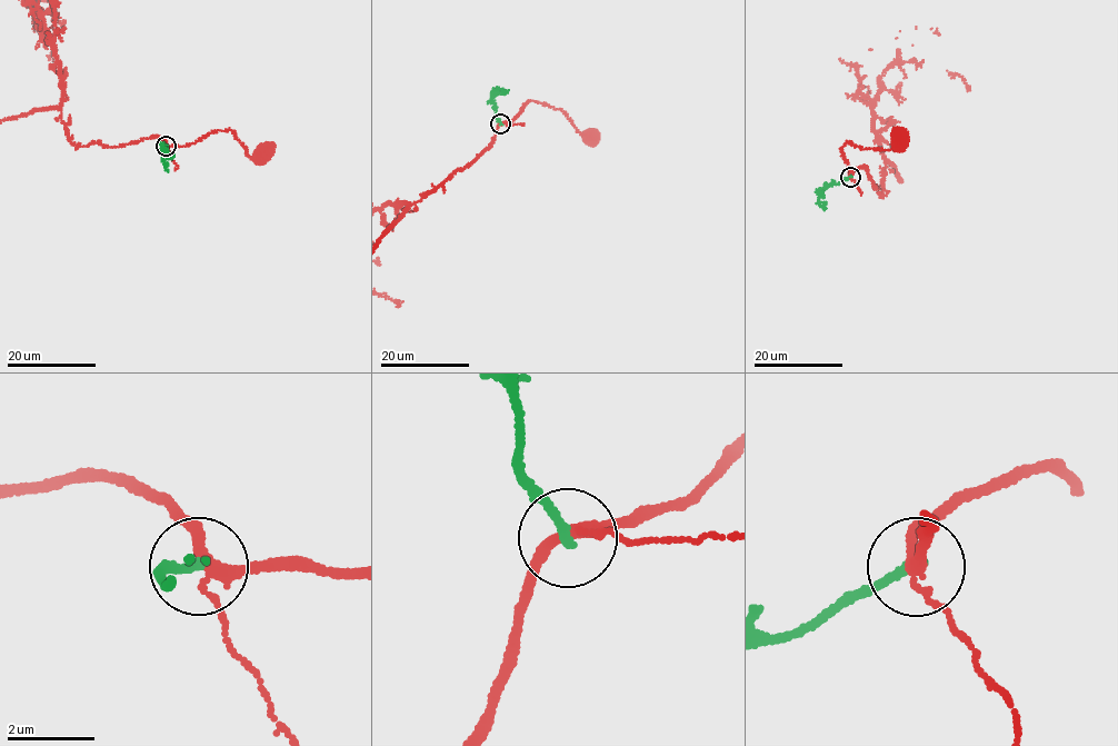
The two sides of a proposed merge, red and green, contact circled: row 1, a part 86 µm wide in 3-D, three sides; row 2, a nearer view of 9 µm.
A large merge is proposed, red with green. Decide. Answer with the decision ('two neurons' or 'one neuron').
two neurons

